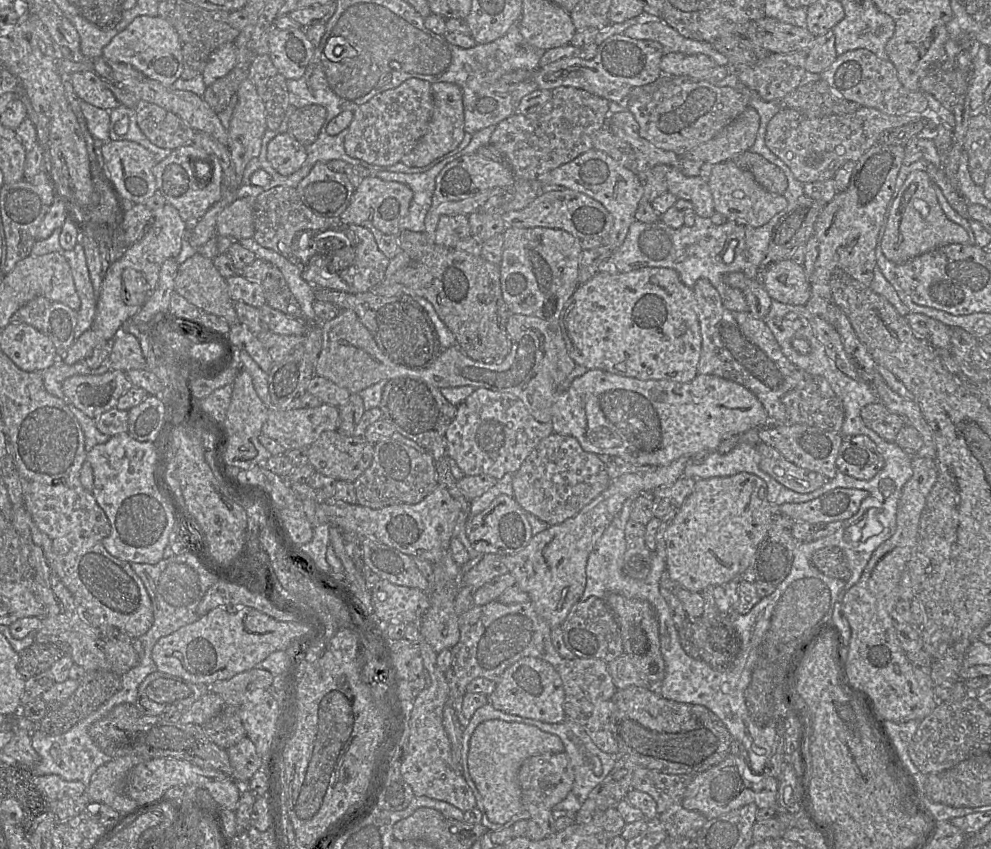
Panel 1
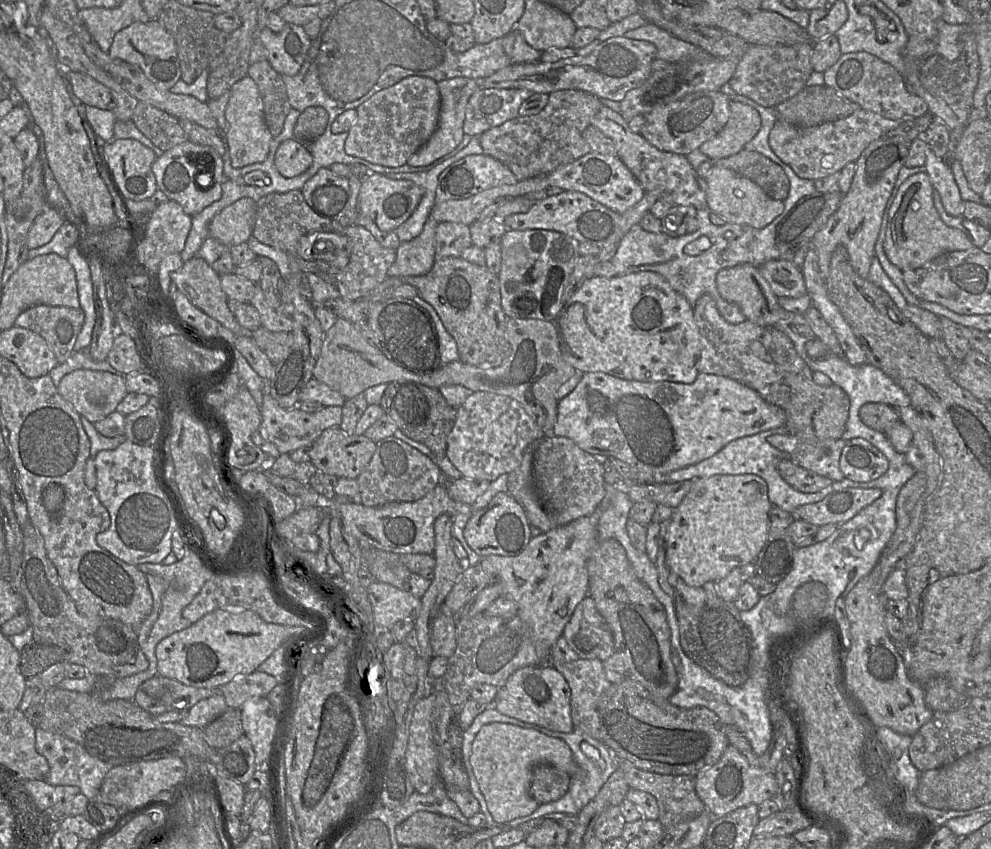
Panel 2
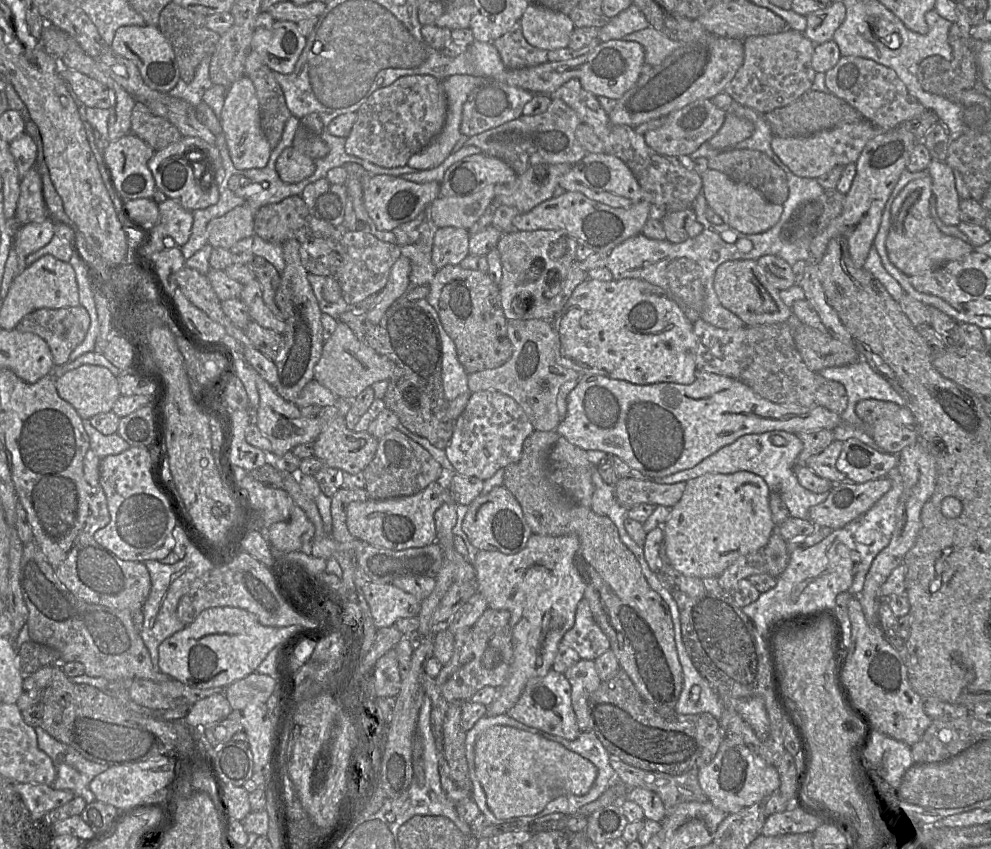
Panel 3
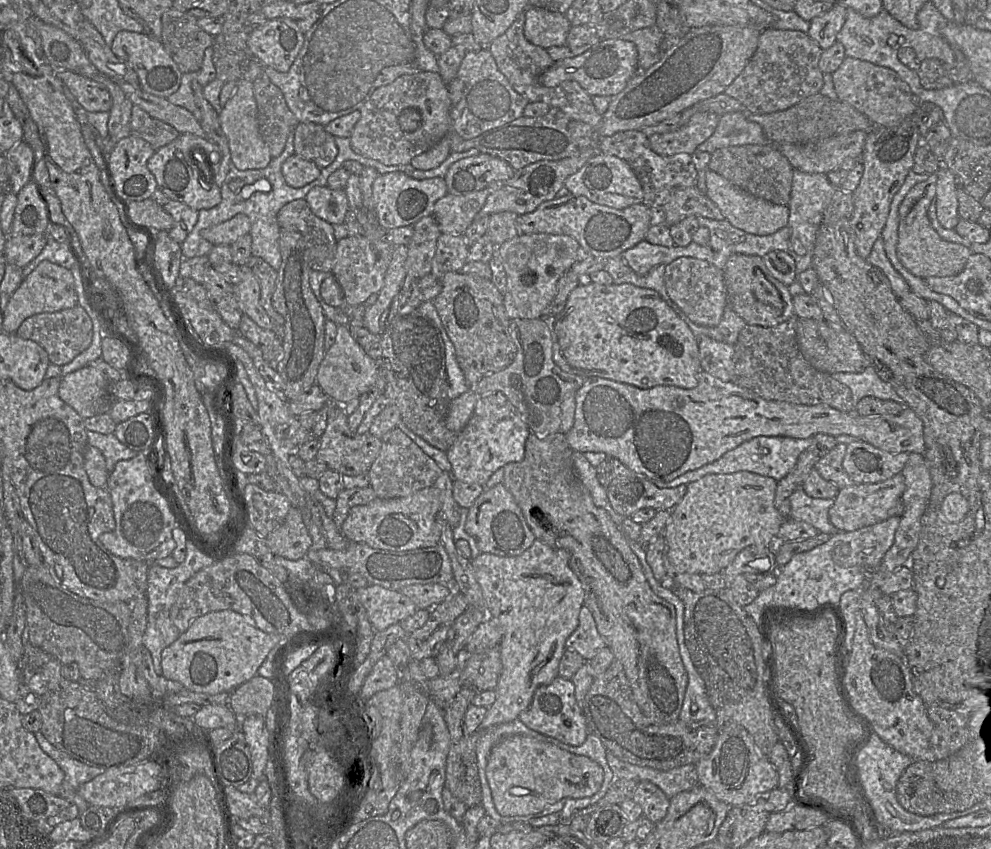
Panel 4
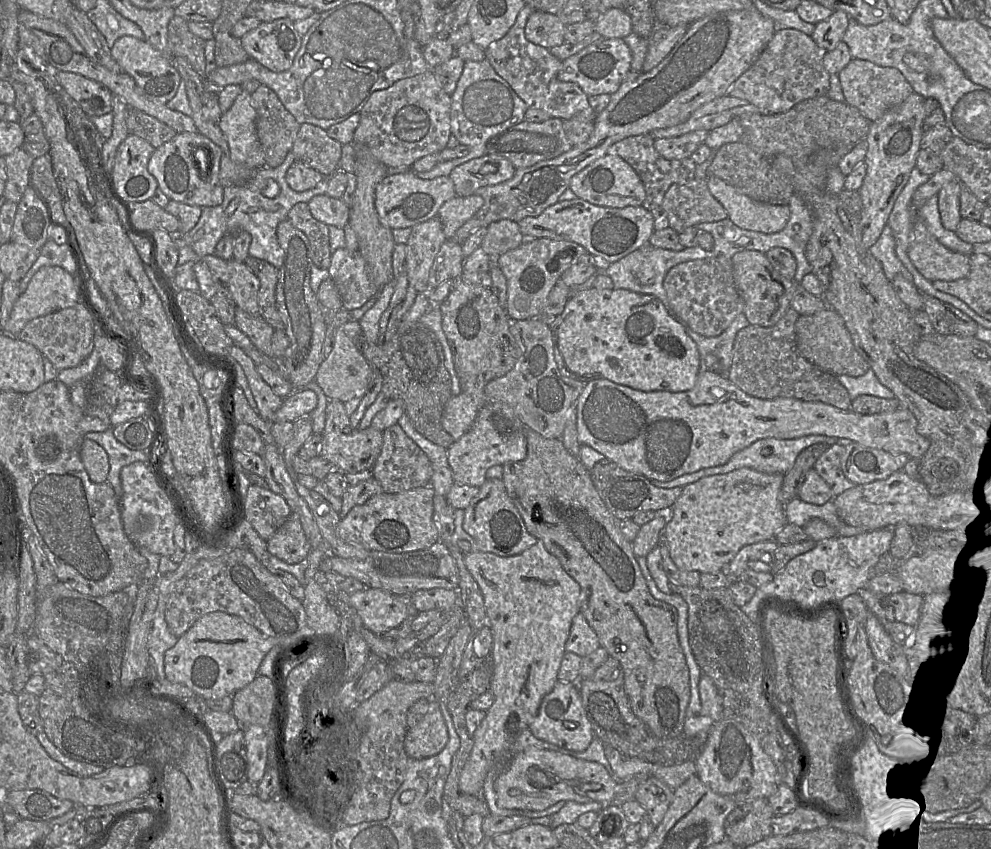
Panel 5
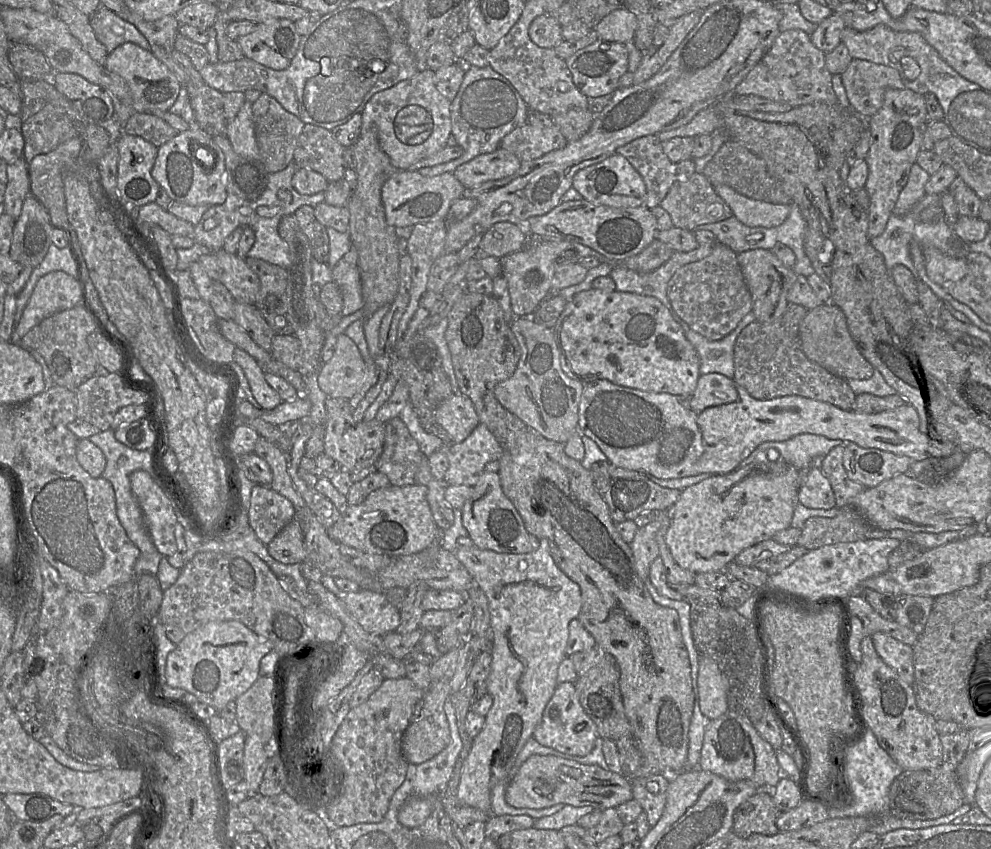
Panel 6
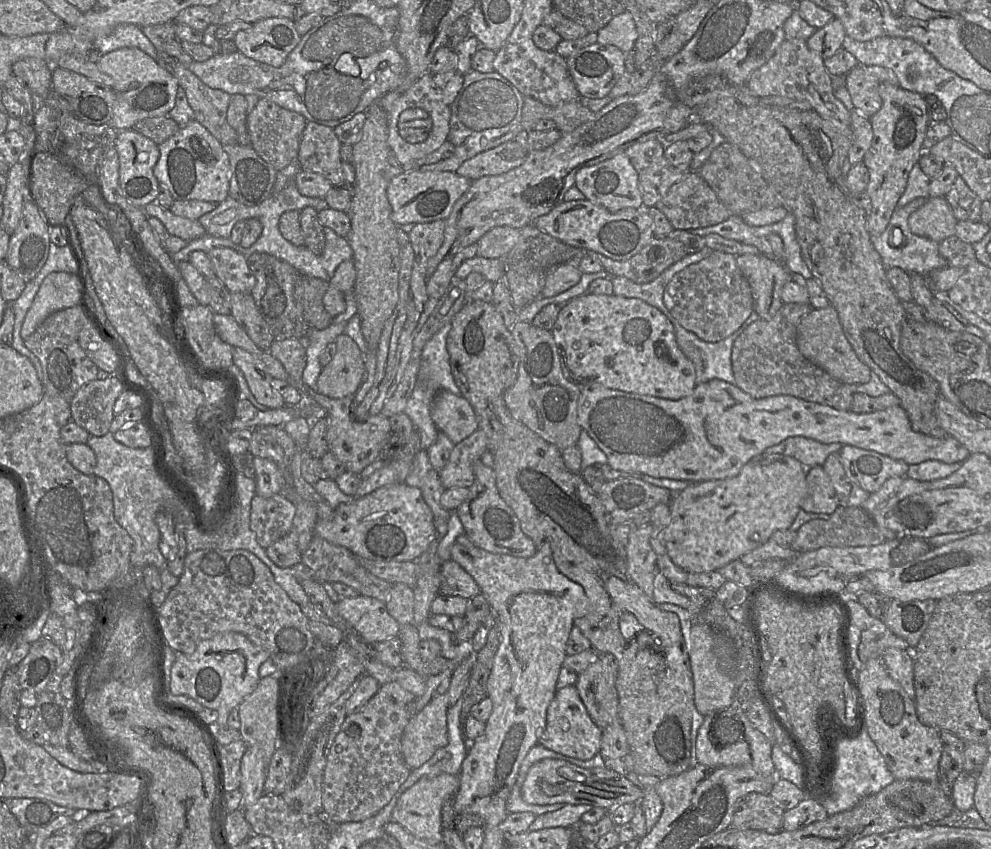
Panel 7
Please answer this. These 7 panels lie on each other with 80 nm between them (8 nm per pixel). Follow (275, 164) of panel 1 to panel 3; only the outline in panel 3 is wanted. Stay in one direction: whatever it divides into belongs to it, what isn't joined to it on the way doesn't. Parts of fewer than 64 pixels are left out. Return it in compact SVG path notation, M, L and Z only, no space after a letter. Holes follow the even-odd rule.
M293 146L285 148L276 161L276 171L282 181L298 183L315 172L315 161Z

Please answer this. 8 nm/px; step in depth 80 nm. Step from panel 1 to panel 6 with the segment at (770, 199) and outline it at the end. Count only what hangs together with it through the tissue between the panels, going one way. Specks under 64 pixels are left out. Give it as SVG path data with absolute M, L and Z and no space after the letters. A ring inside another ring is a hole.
M726 185L715 186L714 191L728 205L732 216L747 227L777 227L786 220L790 212L788 204L771 204L750 199Z

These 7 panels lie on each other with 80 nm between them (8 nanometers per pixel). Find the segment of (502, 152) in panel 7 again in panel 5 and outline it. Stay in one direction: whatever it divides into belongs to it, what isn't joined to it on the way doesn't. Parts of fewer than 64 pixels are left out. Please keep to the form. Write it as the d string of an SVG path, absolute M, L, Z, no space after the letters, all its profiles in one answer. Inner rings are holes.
M485 154L455 167L449 177L456 196L473 195L477 189L495 185L513 177L516 168L501 156Z

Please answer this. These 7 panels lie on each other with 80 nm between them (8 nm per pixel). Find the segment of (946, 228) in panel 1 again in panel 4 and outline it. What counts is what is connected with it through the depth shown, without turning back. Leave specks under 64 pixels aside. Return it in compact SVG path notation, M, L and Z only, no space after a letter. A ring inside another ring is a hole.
M936 173L911 188L899 206L898 242L896 254L901 264L914 276L948 277L959 274L972 254L971 249L943 240L932 227L928 218L928 207L936 193Z

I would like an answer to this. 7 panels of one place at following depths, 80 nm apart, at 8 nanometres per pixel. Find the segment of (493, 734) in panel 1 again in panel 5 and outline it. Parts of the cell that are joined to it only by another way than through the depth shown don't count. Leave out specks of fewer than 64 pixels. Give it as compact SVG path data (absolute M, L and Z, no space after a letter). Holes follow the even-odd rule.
M529 746L512 757L507 768L495 779L494 790L499 808L543 811L560 801L607 805L615 794L618 782L598 762Z

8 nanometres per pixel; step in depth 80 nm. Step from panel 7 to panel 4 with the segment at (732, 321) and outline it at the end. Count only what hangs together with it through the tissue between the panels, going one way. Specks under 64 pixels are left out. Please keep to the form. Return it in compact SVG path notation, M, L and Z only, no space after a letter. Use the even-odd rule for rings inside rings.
M679 257L666 266L664 284L670 299L692 322L710 327L720 323L727 306L723 269L717 268L705 260Z

